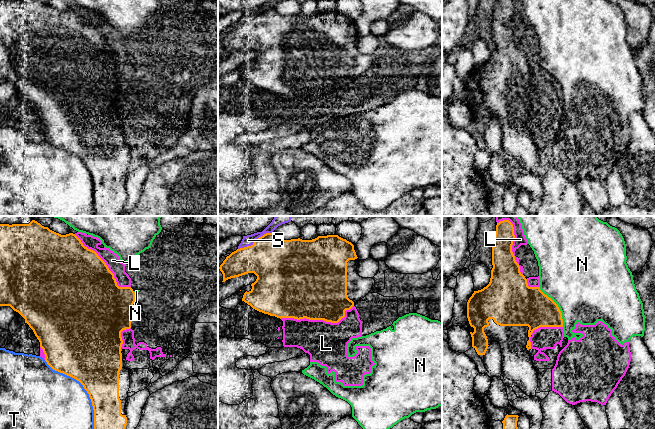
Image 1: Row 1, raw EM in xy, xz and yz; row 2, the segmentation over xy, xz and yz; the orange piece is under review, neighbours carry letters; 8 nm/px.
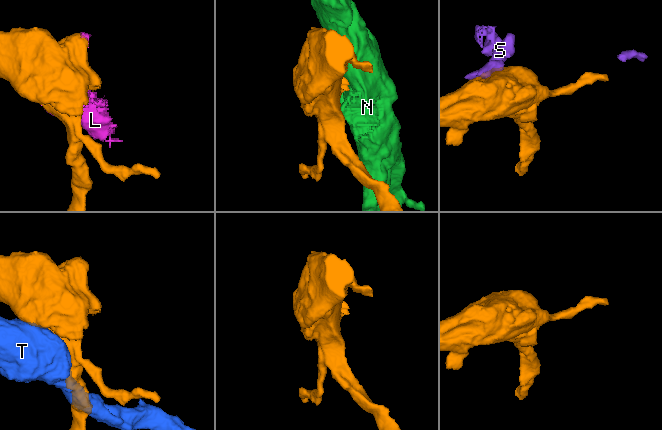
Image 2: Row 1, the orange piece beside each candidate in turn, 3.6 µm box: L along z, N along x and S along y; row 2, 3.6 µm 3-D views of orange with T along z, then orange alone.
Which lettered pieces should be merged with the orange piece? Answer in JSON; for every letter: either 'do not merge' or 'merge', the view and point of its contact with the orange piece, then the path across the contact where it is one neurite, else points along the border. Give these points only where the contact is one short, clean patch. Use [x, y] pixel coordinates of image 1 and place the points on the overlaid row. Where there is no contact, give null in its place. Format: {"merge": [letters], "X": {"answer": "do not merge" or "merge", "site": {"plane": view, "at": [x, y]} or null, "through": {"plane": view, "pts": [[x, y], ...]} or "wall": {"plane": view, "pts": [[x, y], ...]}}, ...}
{"merge": [], "L": {"answer": "do not merge", "site": {"plane": "xz", "at": [318, 319]}}, "N": {"answer": "do not merge", "site": {"plane": "yz", "at": [557, 306]}}, "S": {"answer": "do not merge", "site": {"plane": "xz", "at": [255, 240]}}, "T": {"answer": "do not merge", "site": {"plane": "xy", "at": [84, 388]}}}

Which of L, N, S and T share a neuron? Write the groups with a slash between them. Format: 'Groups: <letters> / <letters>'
Groups: L N / S / T

